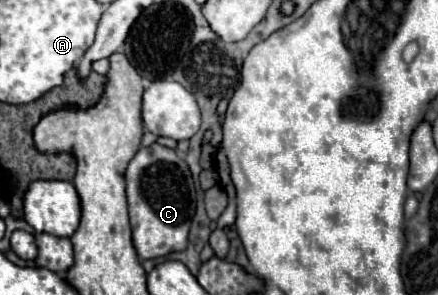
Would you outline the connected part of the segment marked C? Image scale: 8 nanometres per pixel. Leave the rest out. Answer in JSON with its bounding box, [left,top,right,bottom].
[125,143,195,259]

